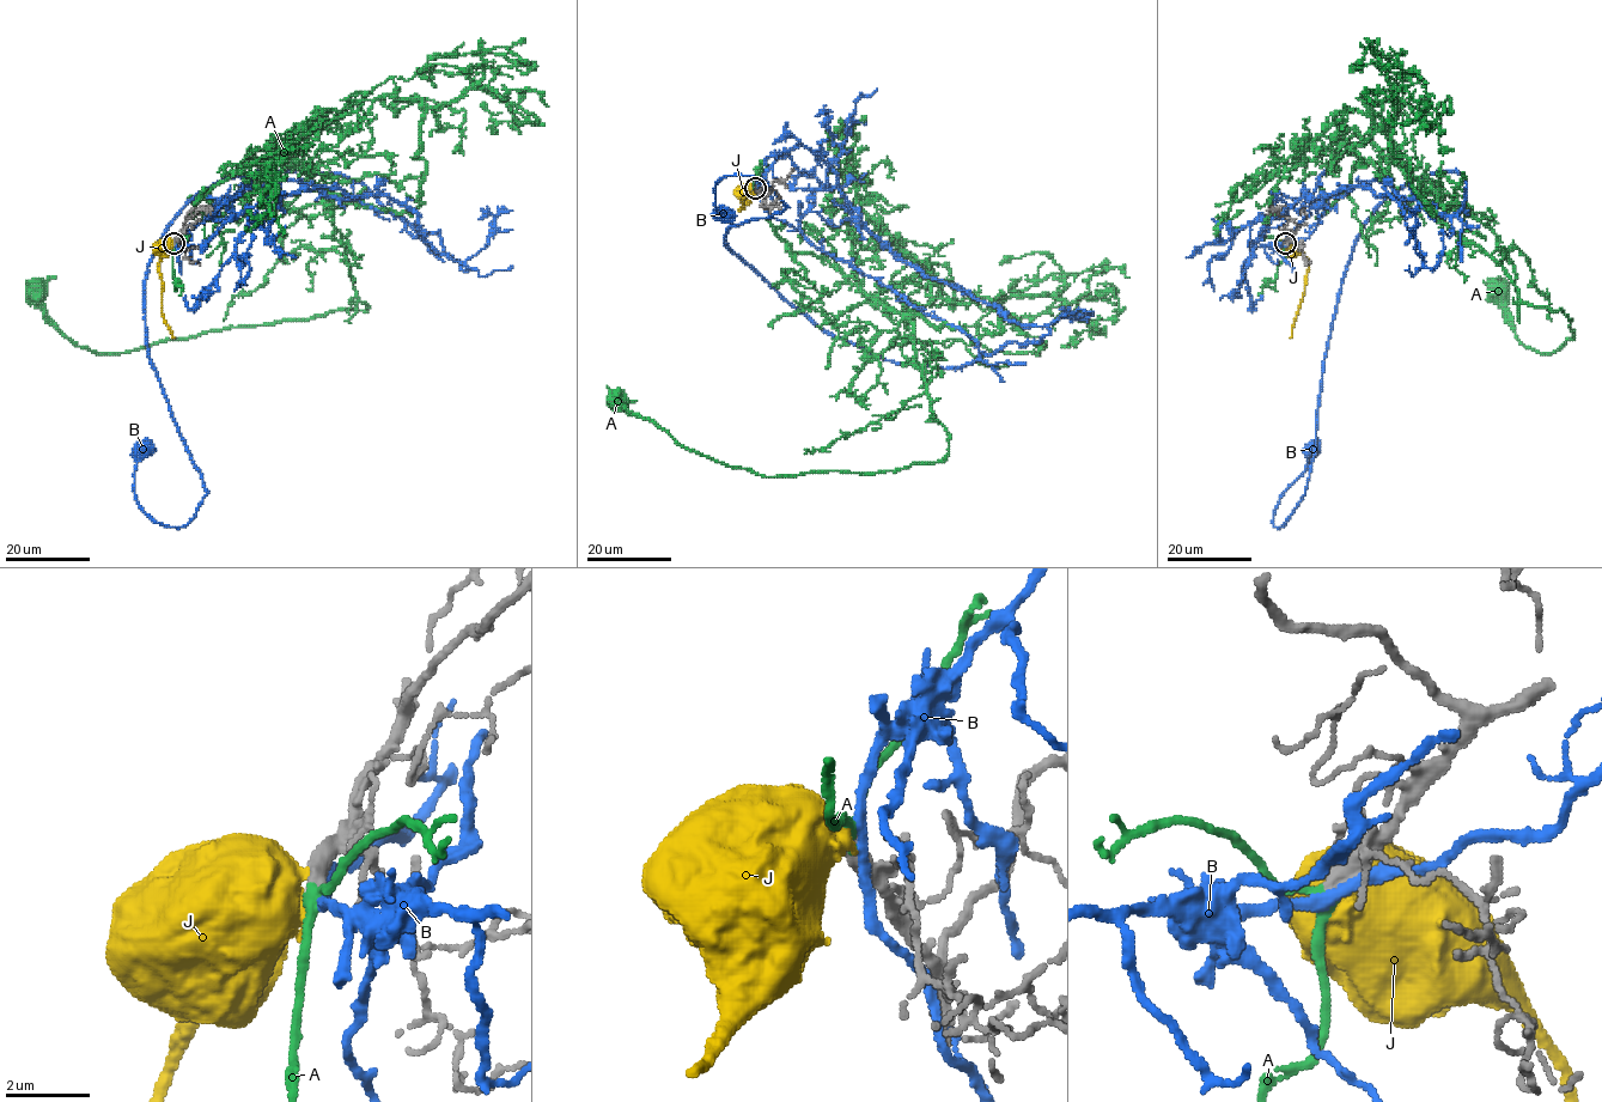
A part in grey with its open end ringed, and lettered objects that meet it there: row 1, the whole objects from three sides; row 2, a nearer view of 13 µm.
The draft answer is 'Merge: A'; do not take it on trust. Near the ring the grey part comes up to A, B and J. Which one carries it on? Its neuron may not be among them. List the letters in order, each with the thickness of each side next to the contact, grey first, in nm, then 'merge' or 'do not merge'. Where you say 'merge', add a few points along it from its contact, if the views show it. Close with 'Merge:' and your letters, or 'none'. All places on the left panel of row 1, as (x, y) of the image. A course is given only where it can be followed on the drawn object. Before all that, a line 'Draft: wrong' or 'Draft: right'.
Draft: right
A: 500 nm thick on the grey side, 240 nm on the other; merge; it runs (175, 243), (212, 187), (285, 159), (330, 199), (369, 306), (93, 353), (38, 287)
B: 550 nm thick on the grey side, 280 nm on the other; do not merge
J: 550 nm thick on the grey side, 440 nm on the other; do not merge
Merge: A

